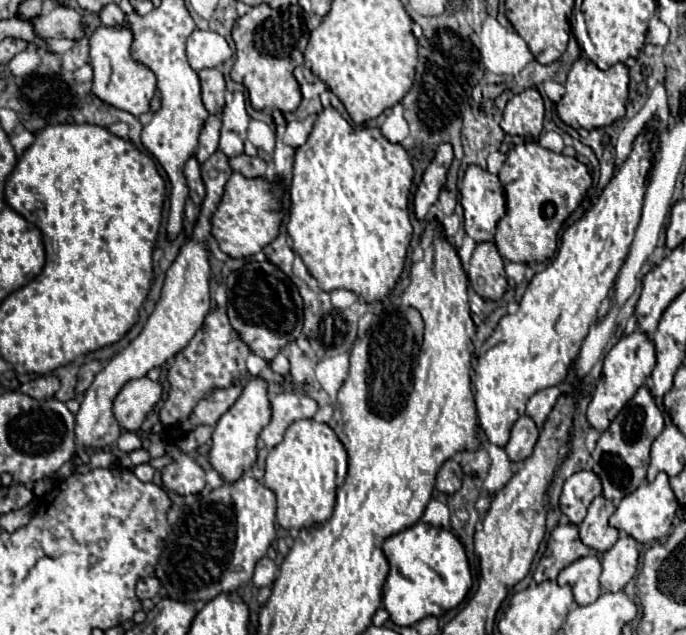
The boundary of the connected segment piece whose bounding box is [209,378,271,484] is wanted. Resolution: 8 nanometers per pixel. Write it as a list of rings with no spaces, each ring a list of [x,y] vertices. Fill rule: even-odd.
[[[251,378],[251,382],[243,388],[239,400],[219,418],[209,450],[211,466],[221,474],[225,484],[237,482],[245,470],[249,470],[257,460],[257,438],[263,426],[271,420],[271,408],[267,400],[267,382],[261,378]]]

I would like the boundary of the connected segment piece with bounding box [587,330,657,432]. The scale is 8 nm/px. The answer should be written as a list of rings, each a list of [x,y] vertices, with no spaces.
[[[635,330],[633,334],[629,336],[623,336],[605,356],[603,360],[603,372],[601,372],[601,378],[597,382],[597,388],[595,388],[595,394],[589,402],[589,408],[587,408],[587,420],[589,424],[599,430],[599,432],[605,432],[605,428],[609,428],[611,420],[621,412],[621,408],[635,396],[637,388],[641,388],[645,384],[645,380],[651,376],[653,368],[655,368],[655,344],[651,342],[651,338],[641,332],[641,330]]]

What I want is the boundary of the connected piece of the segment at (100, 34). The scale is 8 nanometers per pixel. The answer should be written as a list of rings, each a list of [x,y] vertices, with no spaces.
[[[101,26],[91,36],[89,54],[93,68],[93,94],[119,110],[141,116],[149,112],[149,104],[157,88],[157,76],[153,76],[153,72],[145,64],[131,58],[131,44],[133,44],[133,34],[127,28]]]

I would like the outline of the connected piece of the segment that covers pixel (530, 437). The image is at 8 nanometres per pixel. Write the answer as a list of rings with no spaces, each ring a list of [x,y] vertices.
[[[521,416],[515,422],[515,426],[511,430],[511,438],[509,438],[507,446],[505,446],[507,456],[515,464],[521,464],[527,456],[531,456],[537,438],[539,438],[539,430],[537,430],[535,422],[529,416]]]

